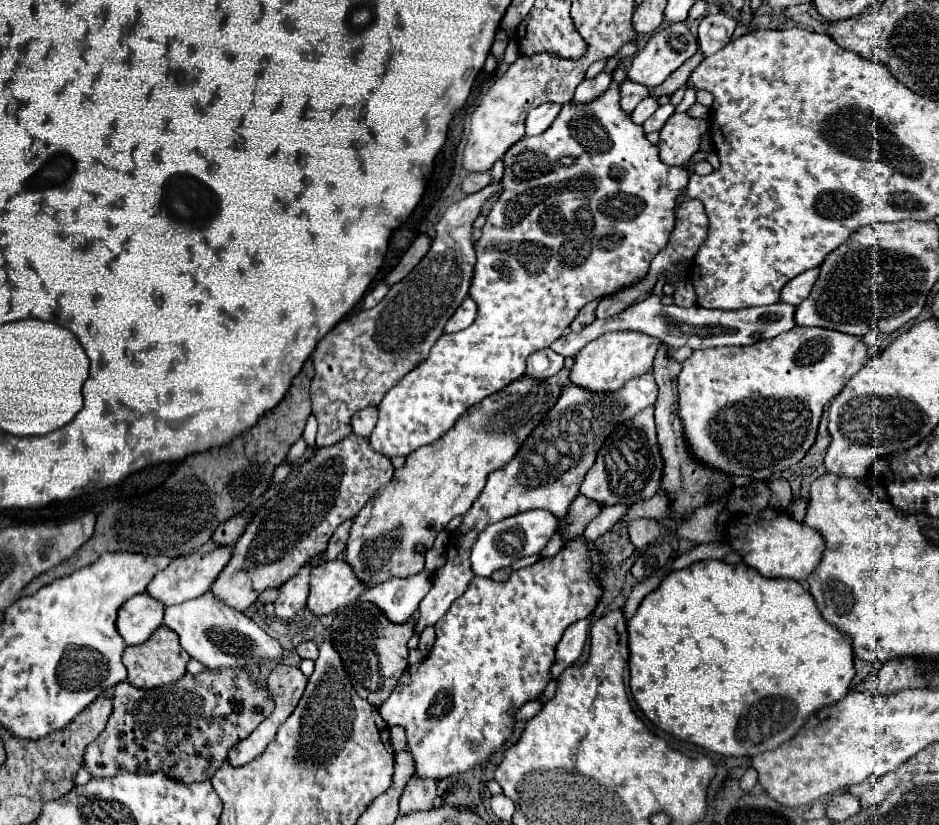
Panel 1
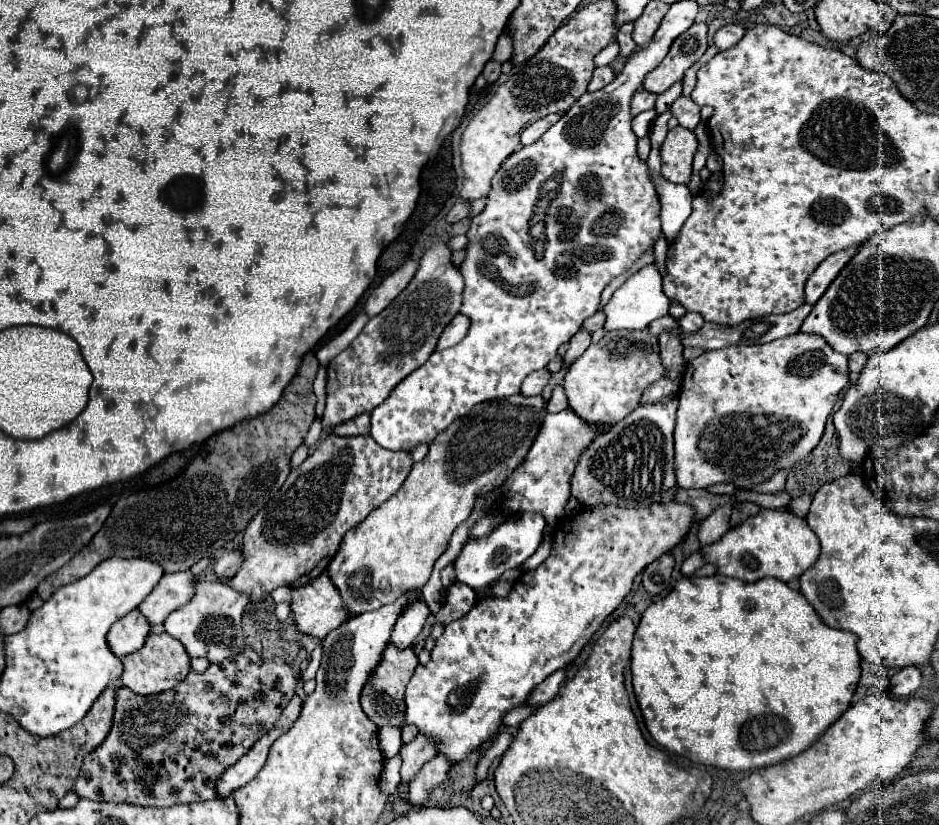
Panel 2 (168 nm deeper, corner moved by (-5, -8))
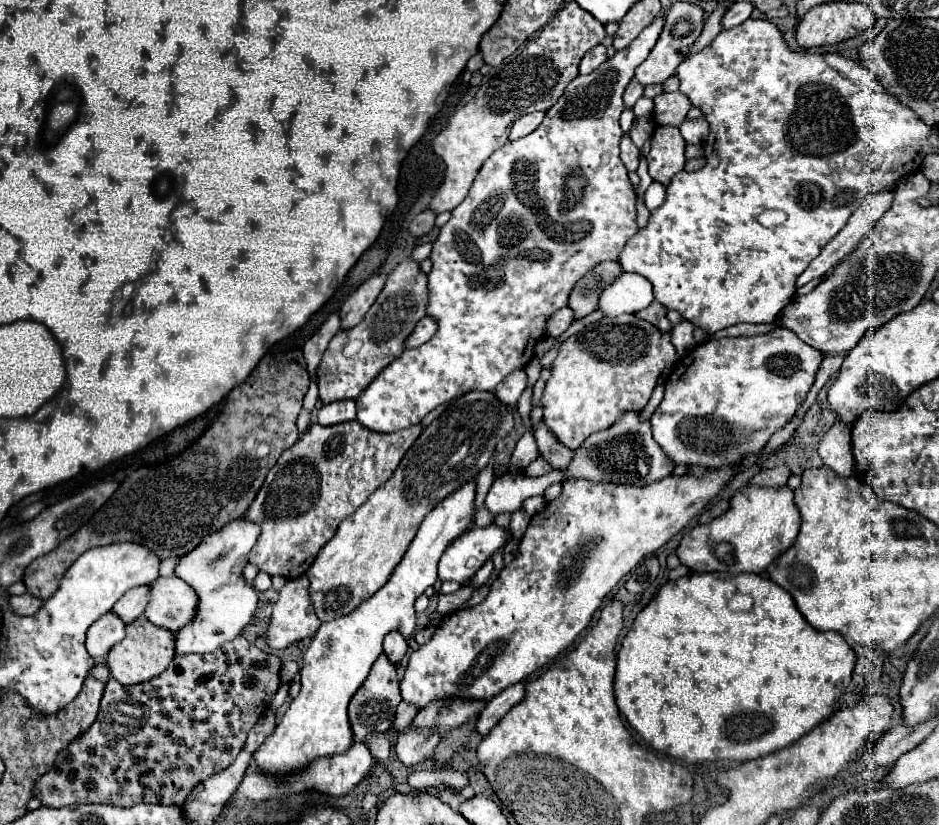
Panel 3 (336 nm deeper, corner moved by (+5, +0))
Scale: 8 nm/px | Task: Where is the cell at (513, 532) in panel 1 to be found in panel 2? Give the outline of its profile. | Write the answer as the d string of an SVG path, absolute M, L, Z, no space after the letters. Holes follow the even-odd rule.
M516 513L508 517L504 523L500 523L490 535L480 539L468 539L460 557L454 563L458 581L470 585L472 589L480 589L480 587L484 589L492 585L496 579L500 579L504 571L522 565L540 547L544 539L544 527L546 521L540 513L522 513L522 515Z

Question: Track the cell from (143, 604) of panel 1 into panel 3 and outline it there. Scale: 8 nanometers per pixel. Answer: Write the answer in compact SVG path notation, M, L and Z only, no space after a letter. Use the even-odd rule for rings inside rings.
M114 613L102 615L102 619L92 623L88 629L88 635L86 635L88 653L94 659L104 657L118 641L124 639L124 627L126 625L118 615L114 615Z

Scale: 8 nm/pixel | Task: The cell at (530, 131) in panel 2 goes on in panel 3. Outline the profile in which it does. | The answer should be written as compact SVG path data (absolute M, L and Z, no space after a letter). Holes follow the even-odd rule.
M534 111L534 113L530 113L530 115L520 117L520 119L512 125L510 139L520 139L520 137L532 133L532 131L542 123L542 119L544 119L544 113L542 113L542 111Z

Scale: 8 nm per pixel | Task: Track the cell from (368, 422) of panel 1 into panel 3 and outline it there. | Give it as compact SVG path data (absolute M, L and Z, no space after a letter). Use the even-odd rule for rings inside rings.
M342 399L328 405L322 405L318 411L318 423L320 425L336 425L344 421L356 419L356 401L354 399Z

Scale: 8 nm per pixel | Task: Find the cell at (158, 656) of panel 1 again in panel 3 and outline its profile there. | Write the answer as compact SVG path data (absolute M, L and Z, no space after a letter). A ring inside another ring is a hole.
M138 617L134 623L126 625L126 637L110 649L106 657L106 665L116 681L120 681L122 685L136 685L160 675L164 667L172 661L172 657L174 657L172 631L164 627L156 627L146 617Z

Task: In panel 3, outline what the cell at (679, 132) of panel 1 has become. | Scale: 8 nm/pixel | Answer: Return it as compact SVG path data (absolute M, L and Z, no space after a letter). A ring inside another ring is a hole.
M656 127L648 153L650 177L662 185L668 185L672 177L684 169L684 147L686 141L678 127Z

